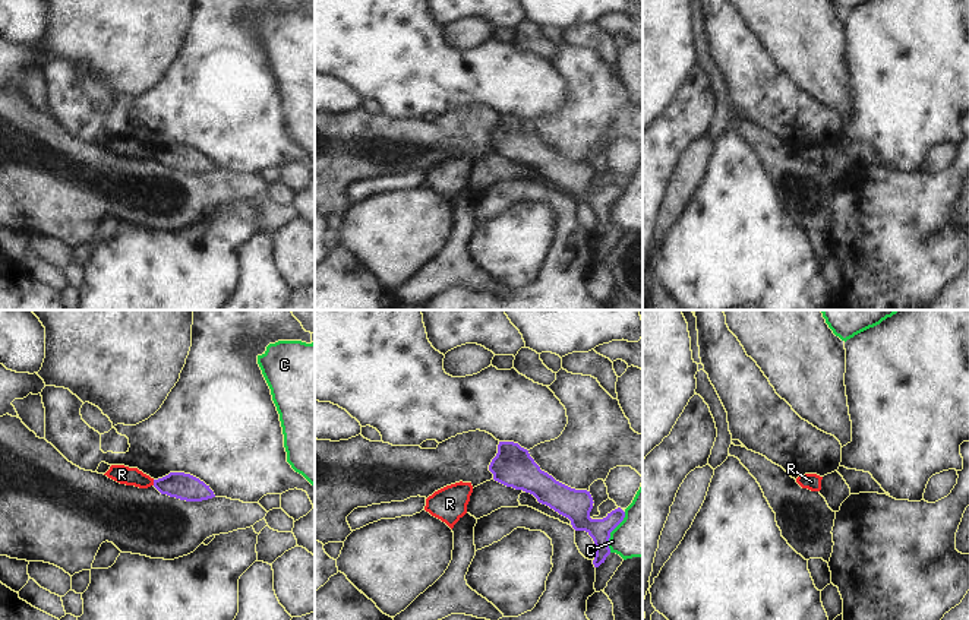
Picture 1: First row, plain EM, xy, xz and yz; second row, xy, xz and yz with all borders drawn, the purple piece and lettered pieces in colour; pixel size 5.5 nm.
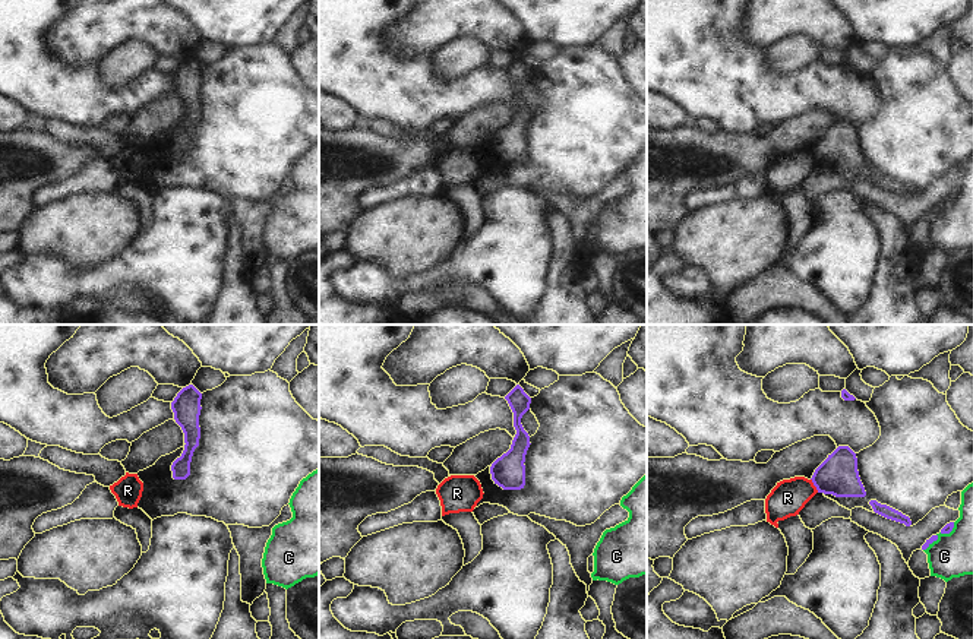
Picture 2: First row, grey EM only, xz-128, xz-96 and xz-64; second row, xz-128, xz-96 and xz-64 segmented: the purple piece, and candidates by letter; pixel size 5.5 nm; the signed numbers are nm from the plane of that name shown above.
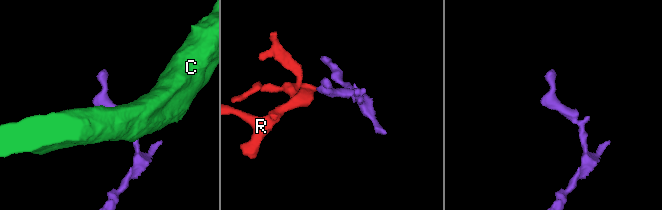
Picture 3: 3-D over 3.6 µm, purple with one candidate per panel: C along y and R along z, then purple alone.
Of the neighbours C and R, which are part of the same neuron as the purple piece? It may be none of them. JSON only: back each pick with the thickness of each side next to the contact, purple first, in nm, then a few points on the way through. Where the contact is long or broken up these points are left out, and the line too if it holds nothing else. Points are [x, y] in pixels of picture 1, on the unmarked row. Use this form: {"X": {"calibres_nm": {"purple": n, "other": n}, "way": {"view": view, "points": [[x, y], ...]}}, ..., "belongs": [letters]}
{"belongs": []}

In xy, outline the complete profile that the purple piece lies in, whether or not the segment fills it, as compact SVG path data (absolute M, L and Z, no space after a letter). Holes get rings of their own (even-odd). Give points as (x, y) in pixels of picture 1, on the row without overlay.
M170 145L162 151L154 152L154 159L161 167L186 174L202 174L215 170L209 158L184 145Z

